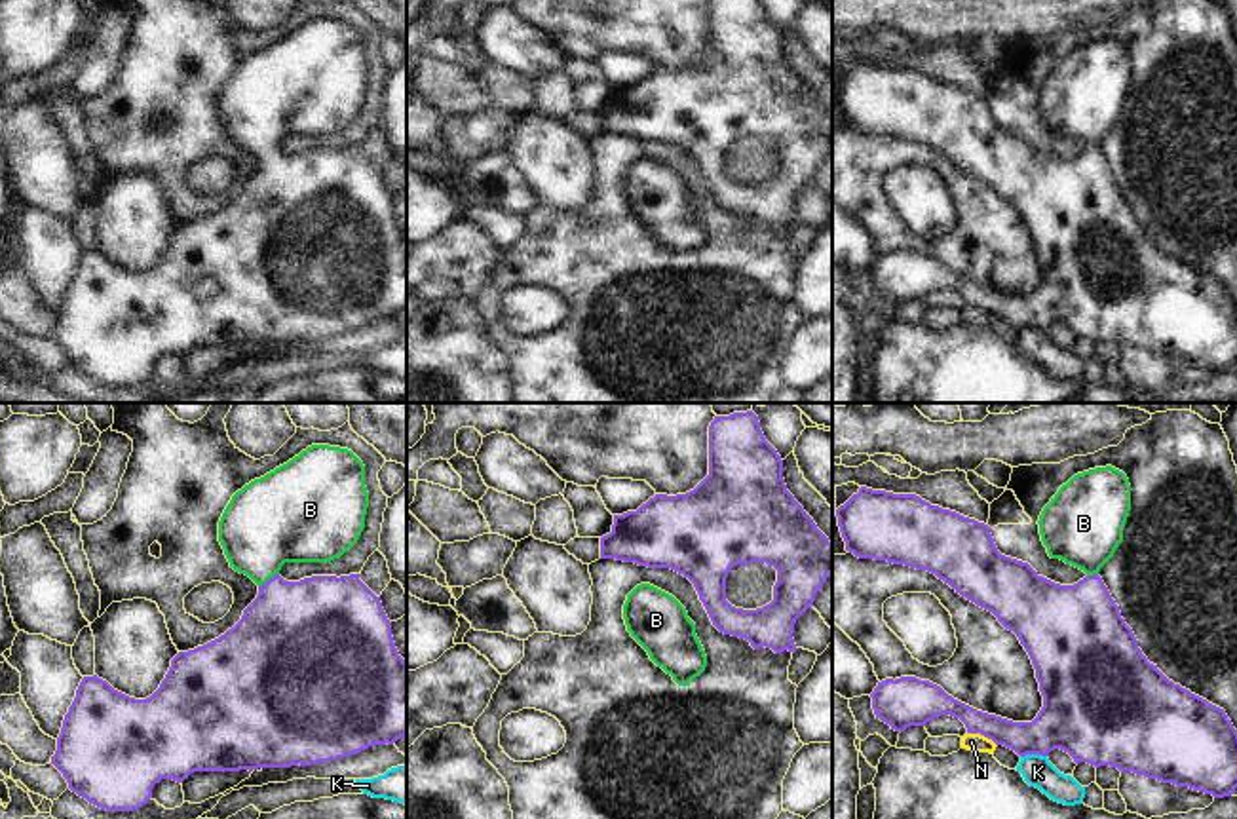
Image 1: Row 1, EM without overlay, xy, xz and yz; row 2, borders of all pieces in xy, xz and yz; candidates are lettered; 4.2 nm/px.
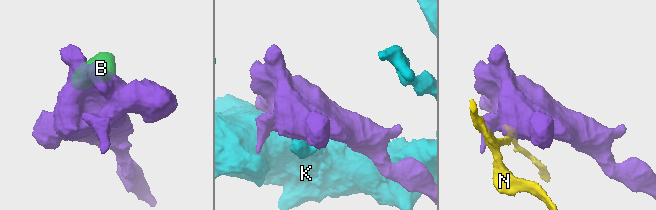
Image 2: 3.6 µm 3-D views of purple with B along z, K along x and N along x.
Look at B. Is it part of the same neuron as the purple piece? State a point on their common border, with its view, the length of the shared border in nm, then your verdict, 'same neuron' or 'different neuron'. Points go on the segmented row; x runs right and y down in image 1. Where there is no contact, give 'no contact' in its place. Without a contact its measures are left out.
meets purple in xy at (270, 578); contact 110 nm long; same neuron

